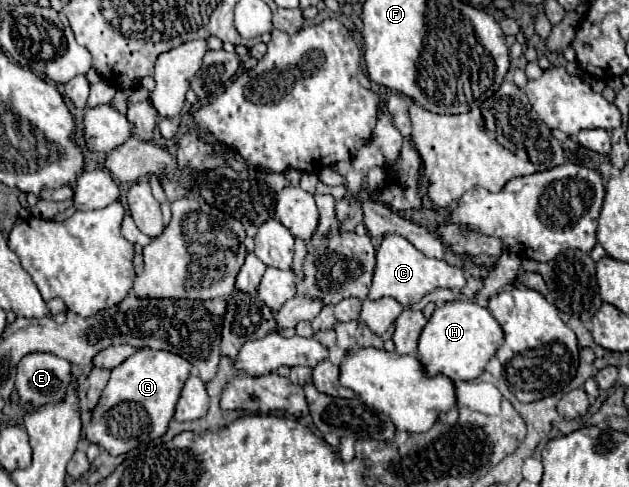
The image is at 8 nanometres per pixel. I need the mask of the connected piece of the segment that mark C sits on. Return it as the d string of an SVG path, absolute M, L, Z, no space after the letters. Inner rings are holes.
M389 234L383 238L377 250L377 264L373 272L369 300L381 300L389 296L389 298L395 298L403 306L411 306L437 288L457 288L459 290L463 286L465 286L465 274L459 266L449 266L443 260L427 258L403 236Z

